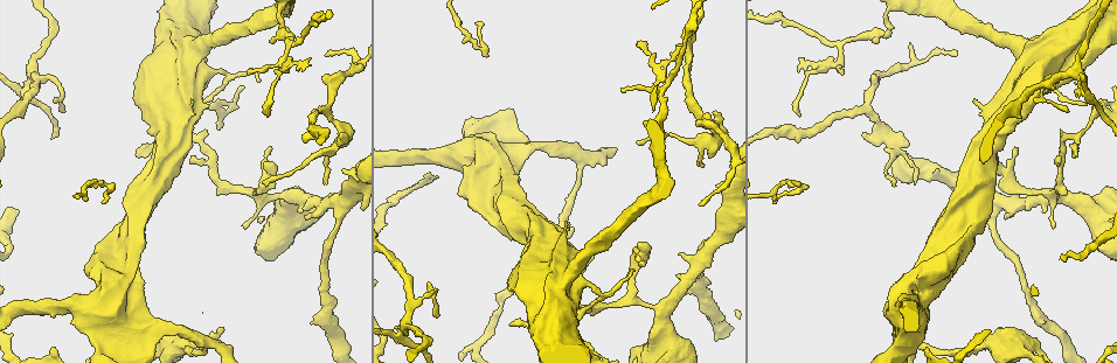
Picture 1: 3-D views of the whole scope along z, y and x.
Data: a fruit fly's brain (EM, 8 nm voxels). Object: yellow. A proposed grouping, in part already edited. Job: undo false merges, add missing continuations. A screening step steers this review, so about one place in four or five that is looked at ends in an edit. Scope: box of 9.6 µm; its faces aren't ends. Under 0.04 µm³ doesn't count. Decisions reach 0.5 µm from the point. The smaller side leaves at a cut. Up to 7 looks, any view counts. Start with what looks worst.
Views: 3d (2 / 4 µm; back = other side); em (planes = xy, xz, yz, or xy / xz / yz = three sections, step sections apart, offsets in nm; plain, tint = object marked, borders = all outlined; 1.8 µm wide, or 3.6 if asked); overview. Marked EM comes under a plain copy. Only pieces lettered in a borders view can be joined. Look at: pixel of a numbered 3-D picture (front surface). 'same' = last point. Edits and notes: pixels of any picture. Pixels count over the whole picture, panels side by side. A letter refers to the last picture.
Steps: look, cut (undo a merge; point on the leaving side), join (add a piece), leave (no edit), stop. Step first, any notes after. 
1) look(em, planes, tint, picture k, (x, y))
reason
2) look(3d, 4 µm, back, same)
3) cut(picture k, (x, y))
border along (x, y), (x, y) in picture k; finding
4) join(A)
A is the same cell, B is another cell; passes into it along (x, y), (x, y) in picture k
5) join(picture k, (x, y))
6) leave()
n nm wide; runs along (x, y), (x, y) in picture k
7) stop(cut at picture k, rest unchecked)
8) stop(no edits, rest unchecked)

look(3d, 2 µm, picture 1, (404, 329))
four arms meet

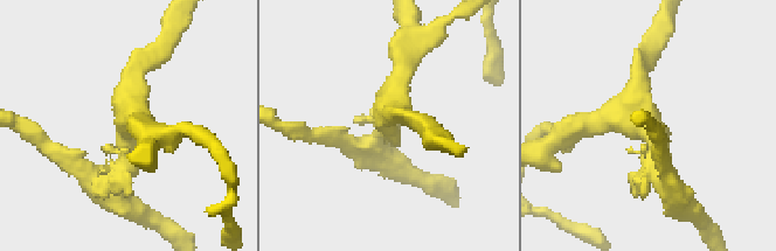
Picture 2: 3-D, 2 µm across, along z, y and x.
look(em, xy, step 4, borders, picture 2, (639, 128))

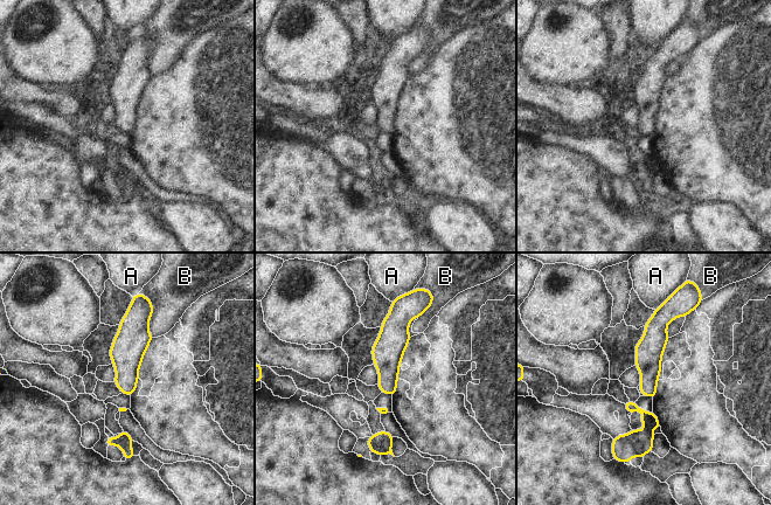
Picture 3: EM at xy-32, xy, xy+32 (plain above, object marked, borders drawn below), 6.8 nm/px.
look(em, planes, borders, same)

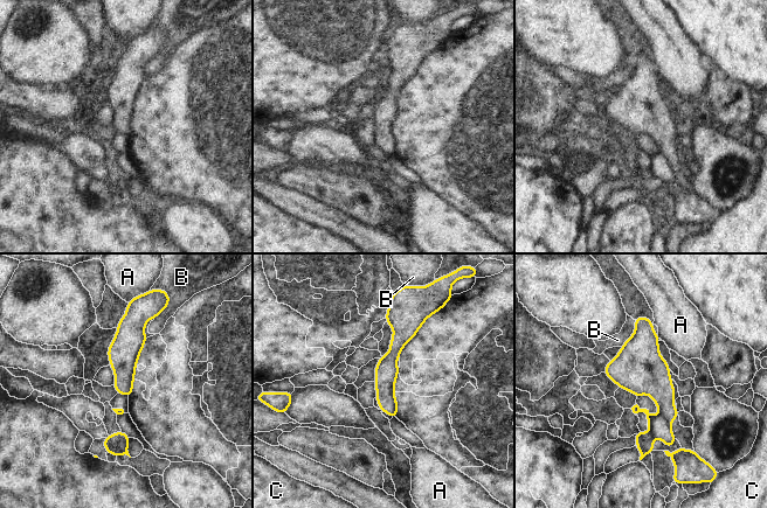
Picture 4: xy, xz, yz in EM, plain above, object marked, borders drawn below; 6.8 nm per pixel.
cut(picture 4, (656, 382))
B touches over 220 nm; A, B and C are other cells; the part that leaves runs along (389, 314), (398, 324), (387, 364), (393, 413) in picture 4; a second cell is stuck on

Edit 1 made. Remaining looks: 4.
look(overview)
redraw

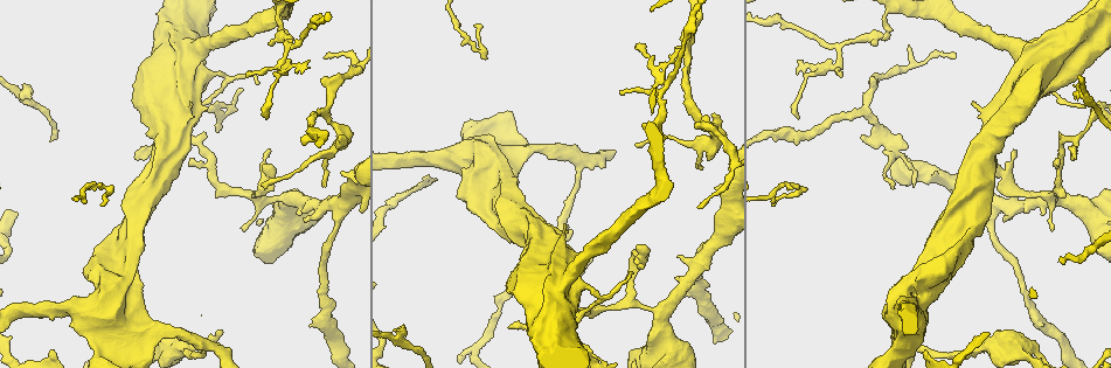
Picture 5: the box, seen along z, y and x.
look(em, planes, borders, picture 5, (1050, 197))
three-way junction

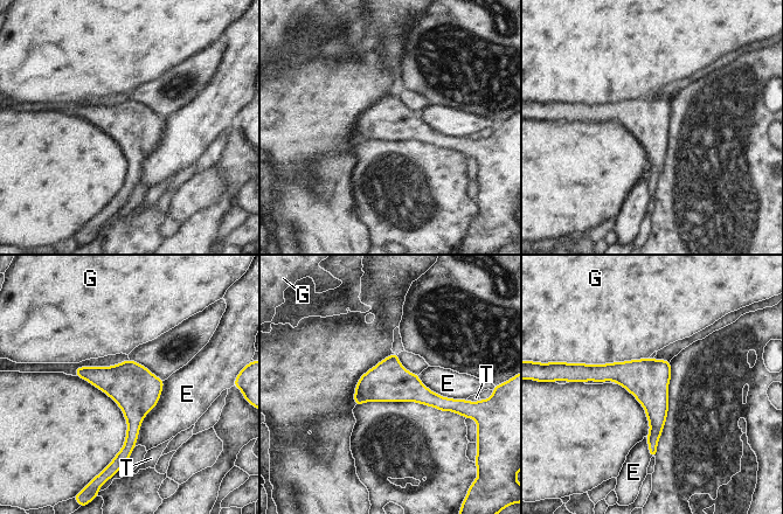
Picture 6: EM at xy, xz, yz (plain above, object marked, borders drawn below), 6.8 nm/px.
leave()
E, G and T are other cells; runs along (583, 373), (624, 373), (655, 403), (653, 453) in picture 6; one cell here

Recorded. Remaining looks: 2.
look(em, xz, step 4, tint, picture 5, (222, 333))
an open end

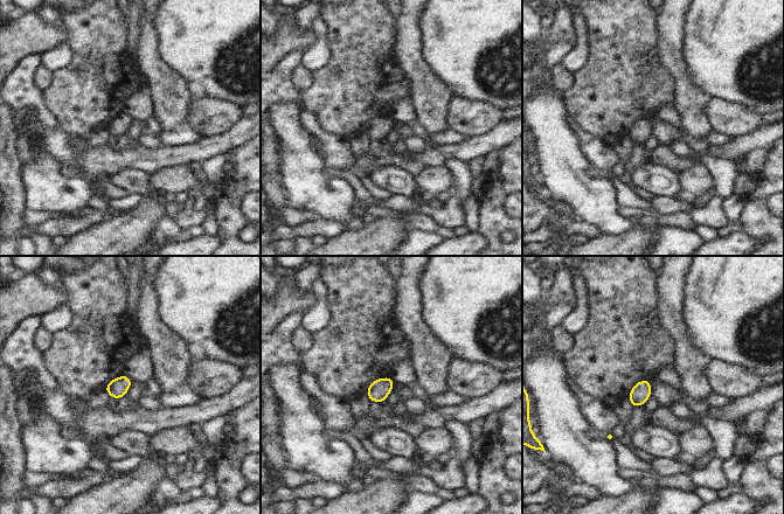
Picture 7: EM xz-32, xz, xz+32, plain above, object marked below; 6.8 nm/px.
look(em, xz, step 4, borders, same)

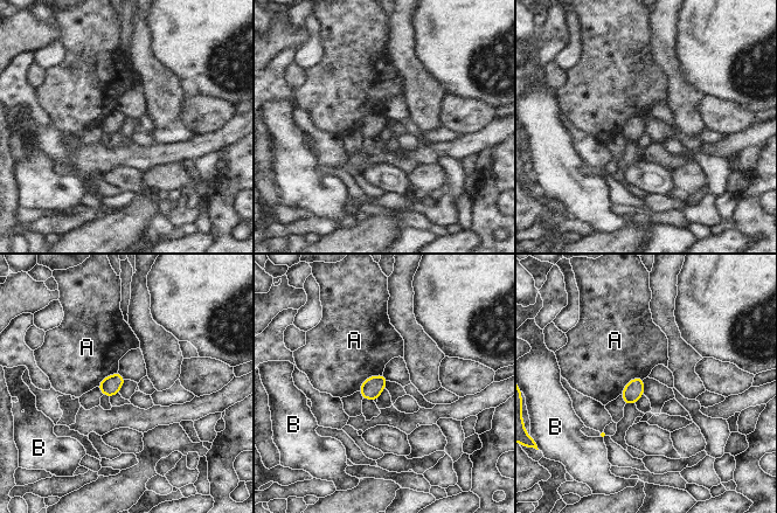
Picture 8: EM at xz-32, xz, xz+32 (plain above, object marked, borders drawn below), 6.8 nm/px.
leave()
140 nm wide; A and B are other cells; border along (382, 373), (368, 376), (358, 390) in picture 8; none of them fits

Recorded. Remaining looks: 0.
stop(cut at picture 4, rest unchecked)

